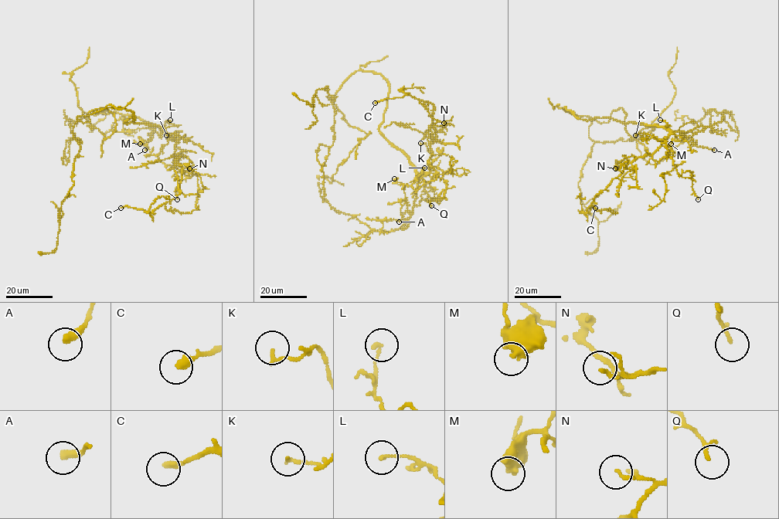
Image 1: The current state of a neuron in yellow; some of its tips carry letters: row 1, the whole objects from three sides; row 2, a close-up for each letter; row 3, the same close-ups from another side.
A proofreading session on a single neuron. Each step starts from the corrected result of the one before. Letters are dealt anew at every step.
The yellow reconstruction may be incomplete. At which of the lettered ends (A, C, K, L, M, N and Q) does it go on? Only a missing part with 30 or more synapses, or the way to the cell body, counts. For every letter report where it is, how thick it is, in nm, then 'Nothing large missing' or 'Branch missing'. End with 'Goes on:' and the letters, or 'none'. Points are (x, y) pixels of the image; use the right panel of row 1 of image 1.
A: Place: (714, 150). Thickness 360 nm. Nothing large missing
C: Place: (595, 208). Thickness 320 nm. Nothing large missing
K: Place: (635, 135). Thickness 150 nm. Nothing large missing
L: Place: (660, 120). Thickness 160 nm. Nothing large missing
M: Place: (671, 144). Thickness 550 nm. Nothing large missing
N: Place: (615, 168). Thickness 130 nm. Nothing large missing
Q: Place: (698, 199). Thickness 160 nm. Nothing large missing
Goes on: none

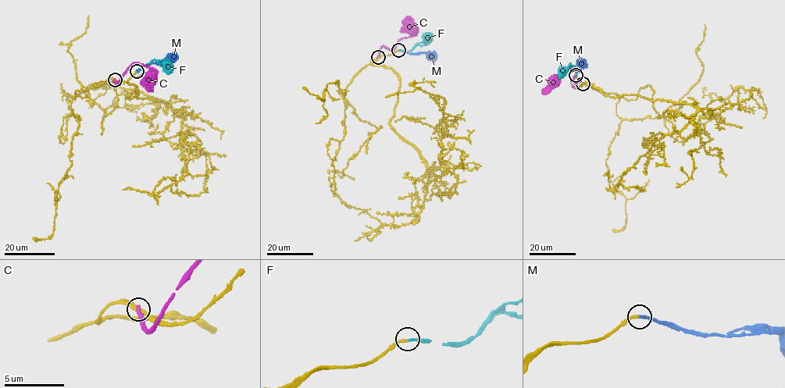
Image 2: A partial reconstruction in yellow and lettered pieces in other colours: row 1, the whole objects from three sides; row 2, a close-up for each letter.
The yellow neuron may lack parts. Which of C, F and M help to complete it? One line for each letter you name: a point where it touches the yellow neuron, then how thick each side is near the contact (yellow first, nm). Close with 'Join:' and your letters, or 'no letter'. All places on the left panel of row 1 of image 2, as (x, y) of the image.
M: (137, 71) | 280/300 nm
Join: M

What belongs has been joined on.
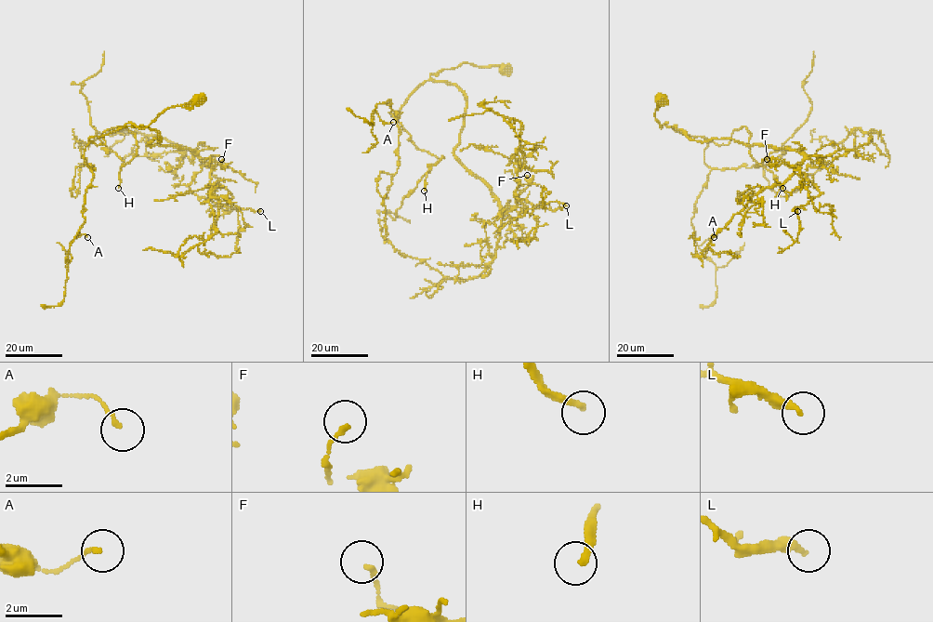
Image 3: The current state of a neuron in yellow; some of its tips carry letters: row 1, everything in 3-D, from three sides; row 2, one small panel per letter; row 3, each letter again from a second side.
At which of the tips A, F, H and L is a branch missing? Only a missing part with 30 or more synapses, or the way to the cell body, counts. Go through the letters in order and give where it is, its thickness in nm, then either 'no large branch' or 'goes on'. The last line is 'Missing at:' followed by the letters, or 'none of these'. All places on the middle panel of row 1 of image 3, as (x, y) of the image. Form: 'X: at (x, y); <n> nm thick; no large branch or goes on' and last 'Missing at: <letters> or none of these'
A: at (393, 122); 130 nm thick; no large branch
F: at (527, 175); 170 nm thick; no large branch
H: at (424, 191); 220 nm thick; goes on
L: at (566, 205); 280 nm thick; no large branch
Missing at: H

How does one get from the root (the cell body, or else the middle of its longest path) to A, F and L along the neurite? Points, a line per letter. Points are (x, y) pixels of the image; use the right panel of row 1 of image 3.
A: (661, 101), (661, 127), (709, 141), (711, 171), (690, 223), (699, 245), (714, 237)
F: (661, 101), (655, 112), (661, 127), (665, 123), (696, 140), (733, 138), (805, 156), (796, 167), (767, 159)
L: (661, 101), (661, 127), (696, 140), (798, 150), (798, 170), (821, 193), (797, 211)

